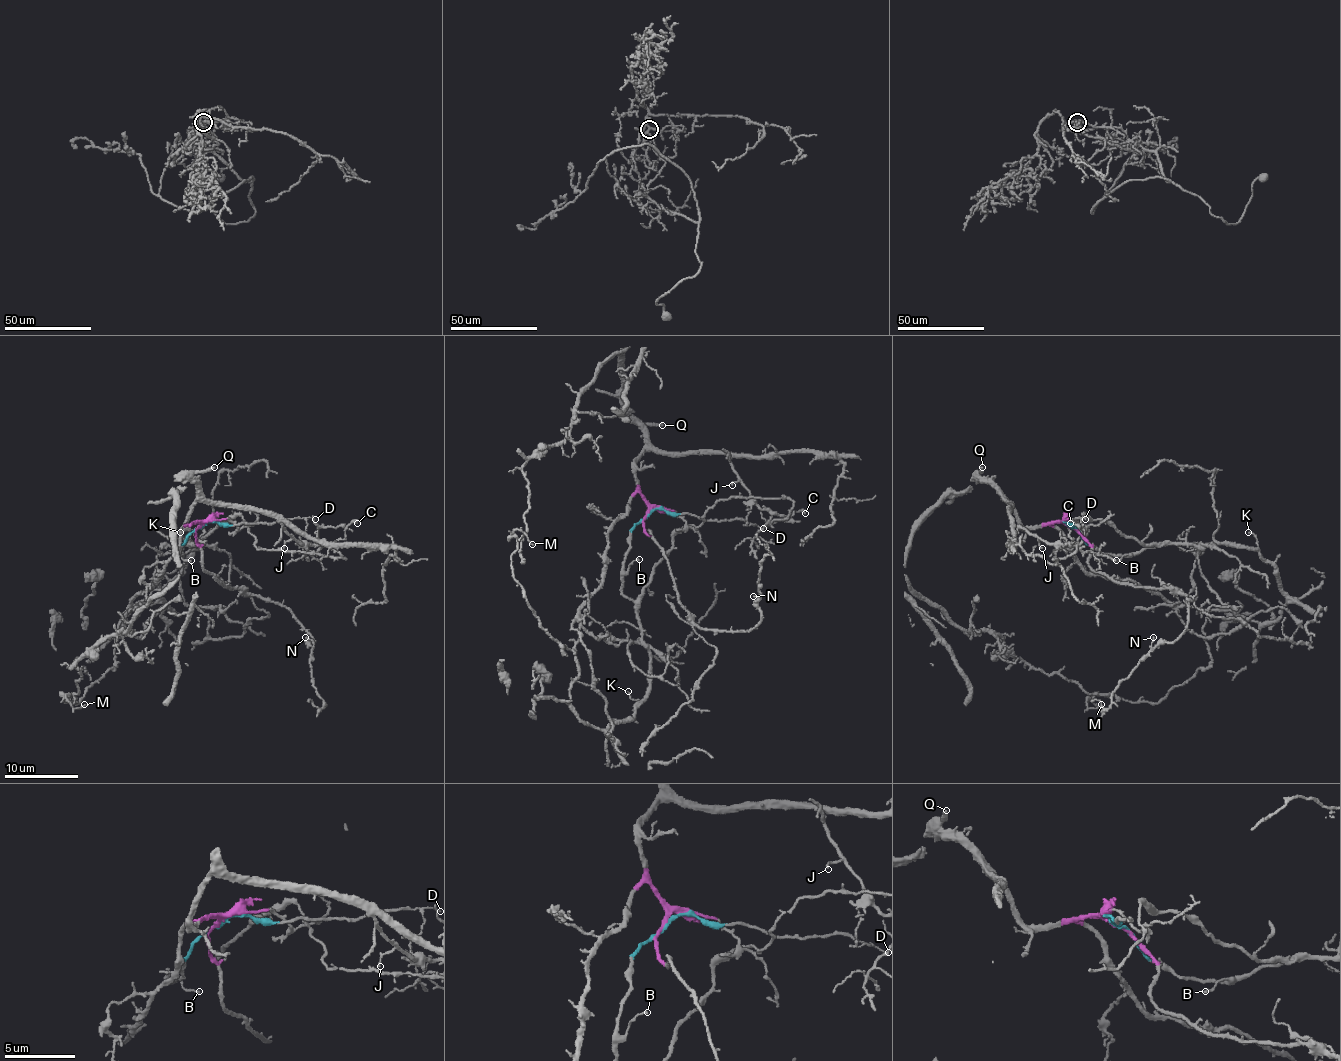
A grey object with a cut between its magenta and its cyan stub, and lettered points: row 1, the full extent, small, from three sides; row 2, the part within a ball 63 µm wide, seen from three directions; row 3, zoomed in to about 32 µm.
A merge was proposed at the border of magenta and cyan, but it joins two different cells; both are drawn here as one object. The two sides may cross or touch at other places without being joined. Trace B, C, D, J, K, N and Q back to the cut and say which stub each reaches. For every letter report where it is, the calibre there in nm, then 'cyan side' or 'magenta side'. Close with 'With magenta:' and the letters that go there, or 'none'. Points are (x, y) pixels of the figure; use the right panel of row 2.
B: (1116, 560) | 120 nm | cyan side
C: (1070, 523) | 180 nm | magenta side
D: (1085, 519) | 70 nm | cyan side
J: (1042, 548) | 100 nm | magenta side
K: (1248, 532) | 110 nm | cyan side
N: (1153, 637) | 100 nm | magenta side
Q: (982, 467) | 280 nm | magenta side
With magenta: C, J, N, Q

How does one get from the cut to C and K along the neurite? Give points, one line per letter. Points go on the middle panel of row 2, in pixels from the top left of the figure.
C: (648, 513), (635, 465), (646, 451), (725, 452), (744, 487), (762, 509), (784, 515), (795, 511), (804, 513)
K: (650, 513), (632, 529), (623, 594), (635, 605), (650, 687), (641, 700), (628, 691)

